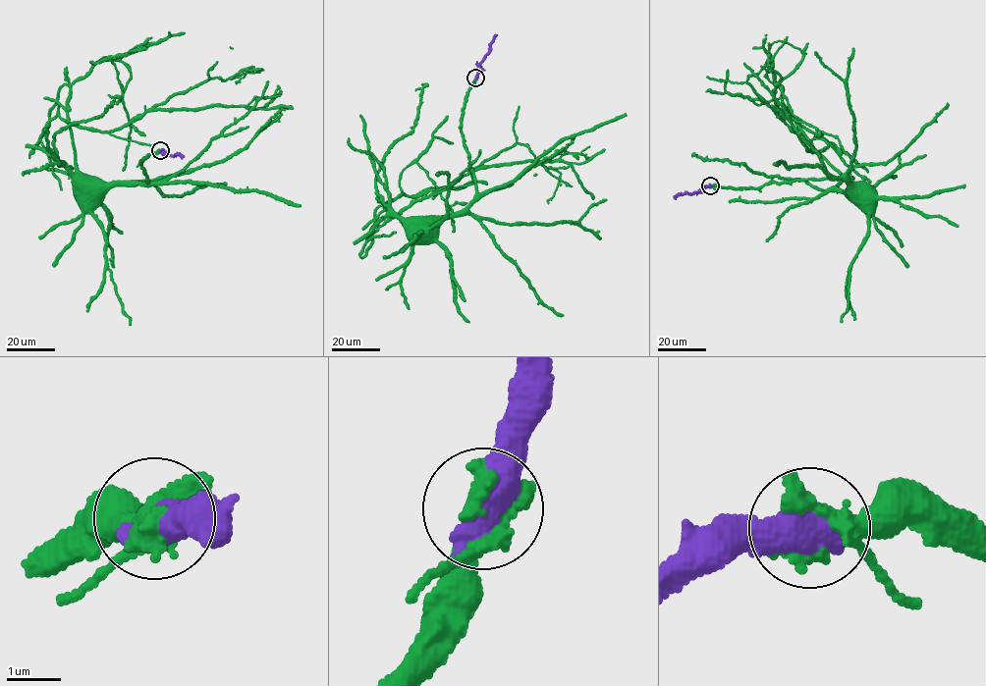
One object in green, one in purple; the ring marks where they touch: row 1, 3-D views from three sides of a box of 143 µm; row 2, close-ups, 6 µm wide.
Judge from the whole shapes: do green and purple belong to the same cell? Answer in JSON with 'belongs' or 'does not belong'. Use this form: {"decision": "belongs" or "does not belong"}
{"decision": "belongs"}

